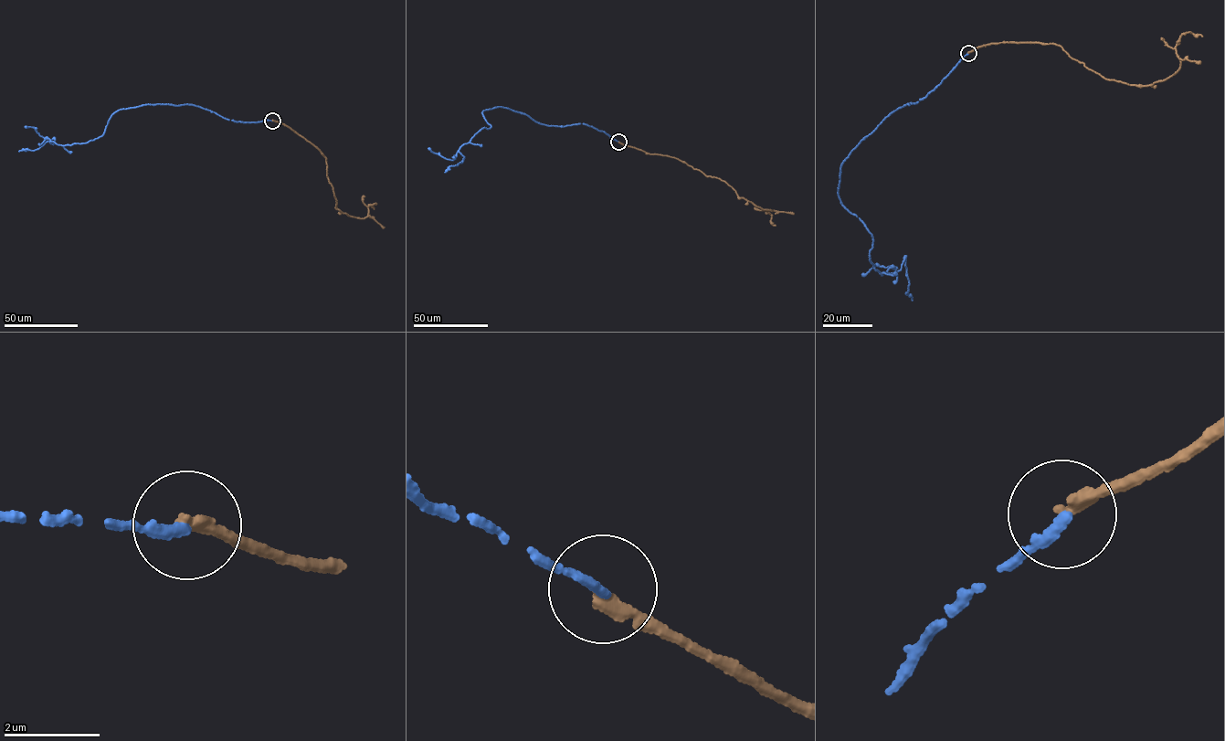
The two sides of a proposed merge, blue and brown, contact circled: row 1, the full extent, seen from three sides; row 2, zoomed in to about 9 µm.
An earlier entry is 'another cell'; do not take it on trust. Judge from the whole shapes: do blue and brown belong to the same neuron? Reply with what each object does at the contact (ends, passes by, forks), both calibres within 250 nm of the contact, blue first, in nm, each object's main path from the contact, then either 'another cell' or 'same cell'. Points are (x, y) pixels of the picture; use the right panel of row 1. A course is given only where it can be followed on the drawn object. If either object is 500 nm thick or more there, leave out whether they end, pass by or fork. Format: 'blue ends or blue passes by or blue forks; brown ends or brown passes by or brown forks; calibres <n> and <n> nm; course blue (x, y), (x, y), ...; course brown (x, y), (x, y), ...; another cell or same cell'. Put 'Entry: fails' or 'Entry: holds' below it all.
blue ends; brown ends; calibres 200 and 240 nm; course blue (967, 53), (839, 168), (838, 193), (871, 233), (874, 269), (893, 273), (905, 259), (912, 301); course brown (967, 53), (1003, 41), (1052, 43), (1104, 79), (1143, 86), (1180, 68), (1176, 47), (1182, 34), (1202, 37); another cell
Entry: holds

